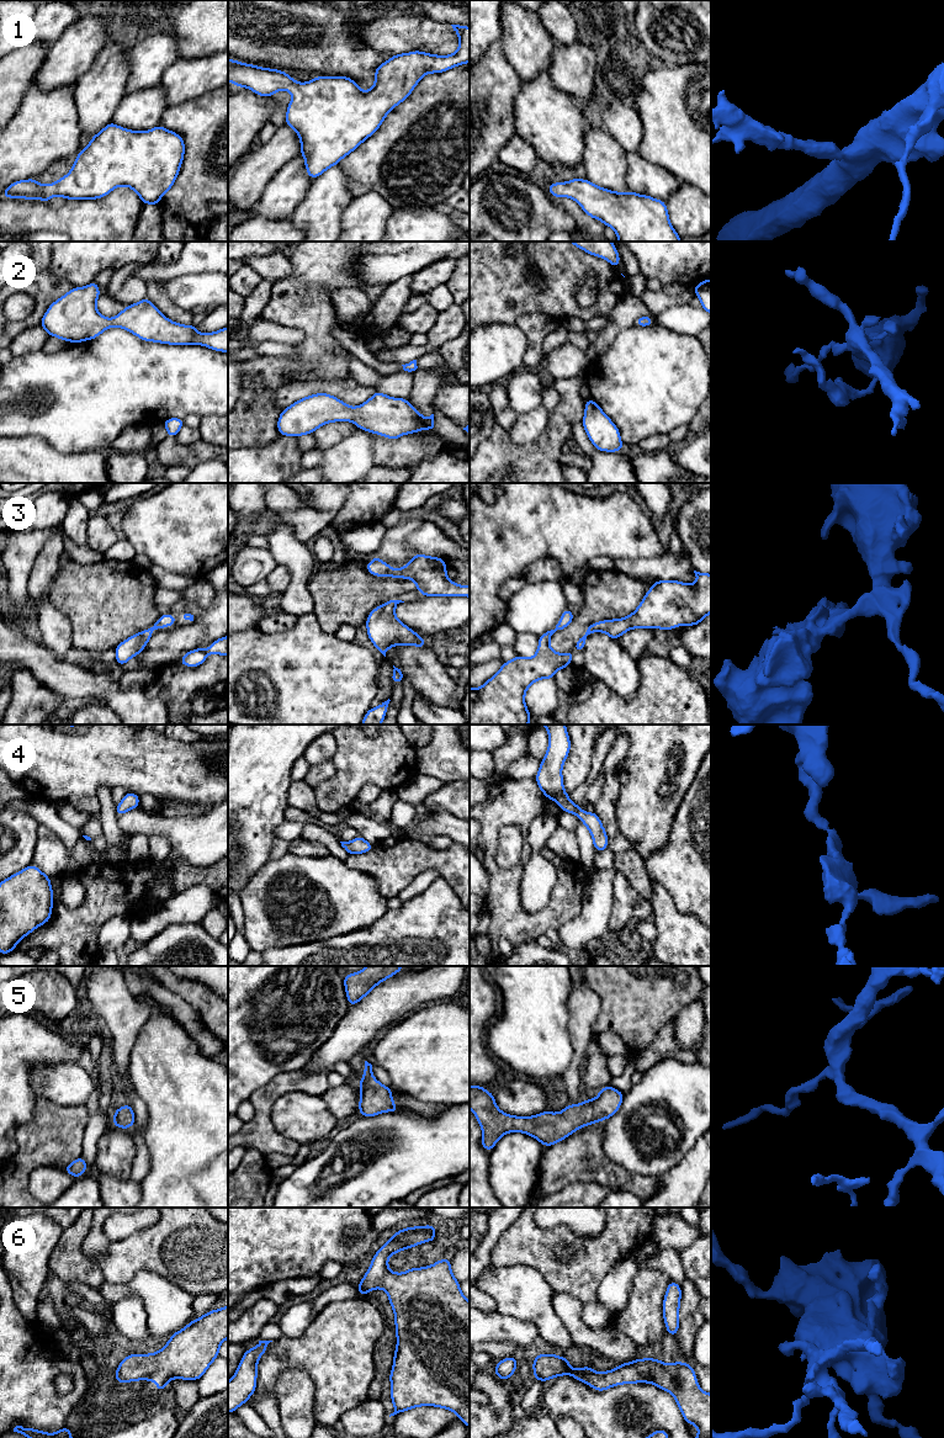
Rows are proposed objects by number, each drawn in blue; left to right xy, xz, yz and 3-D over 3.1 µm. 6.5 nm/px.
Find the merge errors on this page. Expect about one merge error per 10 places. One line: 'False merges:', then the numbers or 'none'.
False merges: none

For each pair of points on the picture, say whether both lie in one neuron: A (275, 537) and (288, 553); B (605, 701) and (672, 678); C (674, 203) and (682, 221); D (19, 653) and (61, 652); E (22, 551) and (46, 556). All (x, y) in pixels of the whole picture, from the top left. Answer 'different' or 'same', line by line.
A: same
B: same
C: same
D: different
E: different

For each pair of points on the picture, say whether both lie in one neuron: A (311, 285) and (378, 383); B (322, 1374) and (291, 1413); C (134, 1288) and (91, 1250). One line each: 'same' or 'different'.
A: different
B: different
C: different

